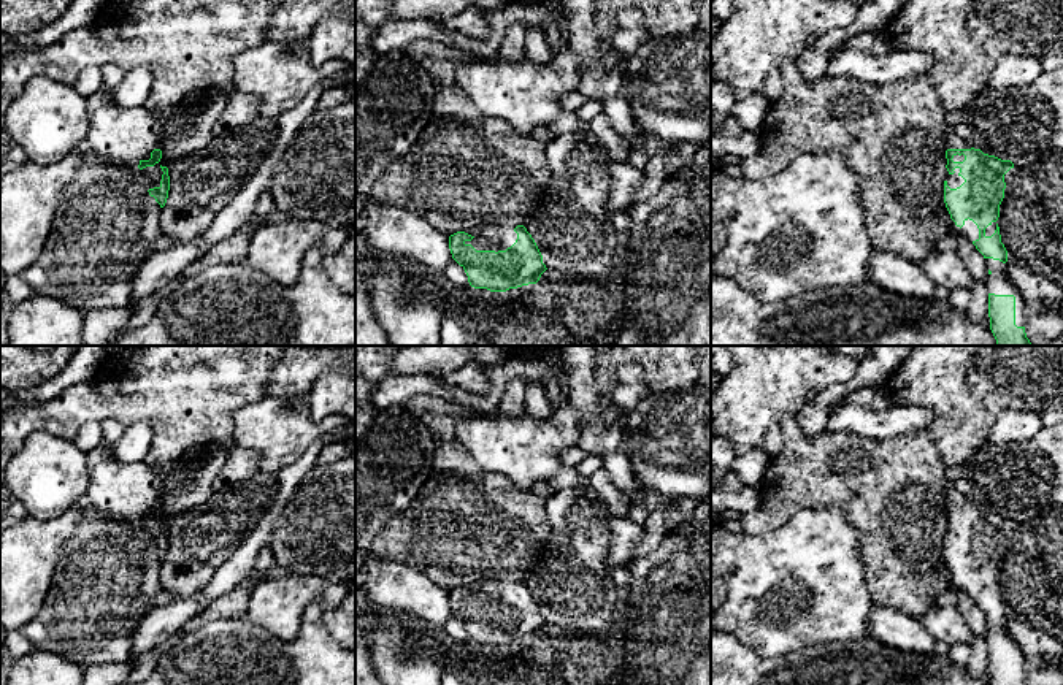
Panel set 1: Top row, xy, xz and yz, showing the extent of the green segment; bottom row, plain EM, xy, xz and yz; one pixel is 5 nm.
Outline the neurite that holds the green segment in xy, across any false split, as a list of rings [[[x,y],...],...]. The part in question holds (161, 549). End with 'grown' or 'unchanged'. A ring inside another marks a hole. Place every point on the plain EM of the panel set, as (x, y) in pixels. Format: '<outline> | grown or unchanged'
[[[102,442],[87,453],[87,469],[90,485],[84,495],[84,501],[100,515],[130,526],[136,533],[136,539],[146,544],[163,563],[168,553],[170,531],[168,523],[159,519],[162,514],[160,474],[146,461],[117,461],[109,453],[108,442]]] | grown

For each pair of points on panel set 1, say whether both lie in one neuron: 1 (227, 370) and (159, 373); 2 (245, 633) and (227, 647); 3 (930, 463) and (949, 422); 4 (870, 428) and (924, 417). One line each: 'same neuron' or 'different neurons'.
1: same neuron
2: same neuron
3: different neurons
4: same neuron

